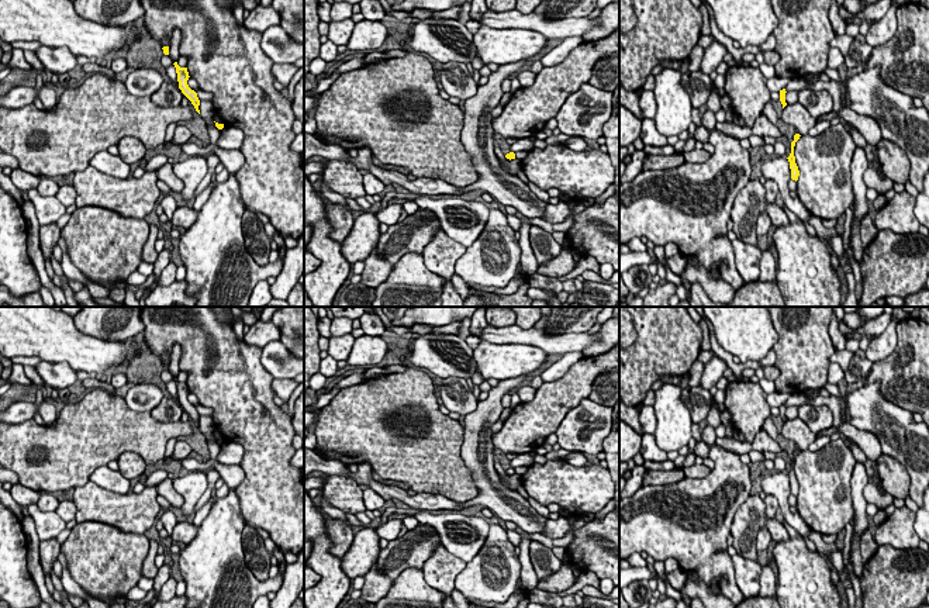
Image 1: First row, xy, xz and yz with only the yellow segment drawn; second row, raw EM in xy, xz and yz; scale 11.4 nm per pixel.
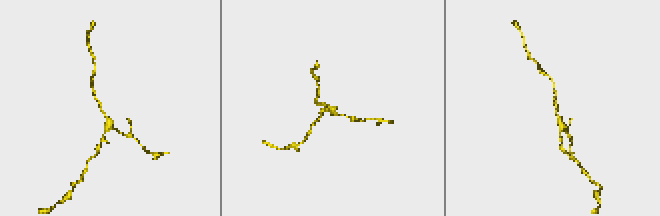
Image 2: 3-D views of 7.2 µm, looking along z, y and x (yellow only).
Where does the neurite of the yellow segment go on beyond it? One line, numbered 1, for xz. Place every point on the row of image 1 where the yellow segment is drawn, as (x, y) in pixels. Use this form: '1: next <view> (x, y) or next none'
1: next none

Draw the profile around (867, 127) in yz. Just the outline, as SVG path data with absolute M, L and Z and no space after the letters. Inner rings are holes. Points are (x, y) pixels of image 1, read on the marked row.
M842 106L838 113L832 110L830 113L816 118L815 121L832 121L833 118L840 118L843 122L849 122L854 128L857 128L859 132L864 137L867 145L877 146L878 141L883 138L881 129L874 118L857 114L849 107Z

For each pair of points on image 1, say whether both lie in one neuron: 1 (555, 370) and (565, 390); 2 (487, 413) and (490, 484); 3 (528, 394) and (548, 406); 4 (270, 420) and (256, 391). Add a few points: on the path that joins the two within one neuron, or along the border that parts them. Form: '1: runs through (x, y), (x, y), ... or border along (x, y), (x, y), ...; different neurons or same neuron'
1: border along (583, 356), (560, 377), (544, 383); different neurons
2: runs through (480, 431), (482, 466); same neuron
3: border along (536, 389), (535, 396), (522, 403); different neurons
4: runs through (263, 414), (256, 407), (256, 398); same neuron

